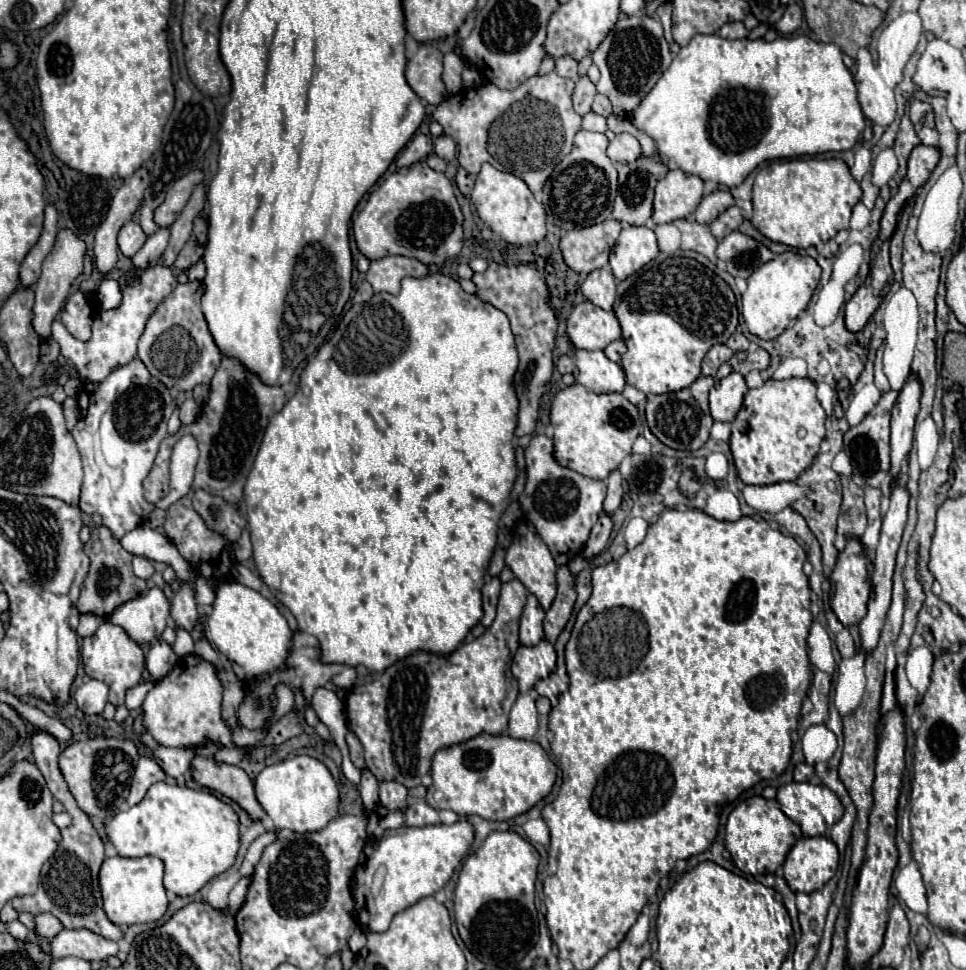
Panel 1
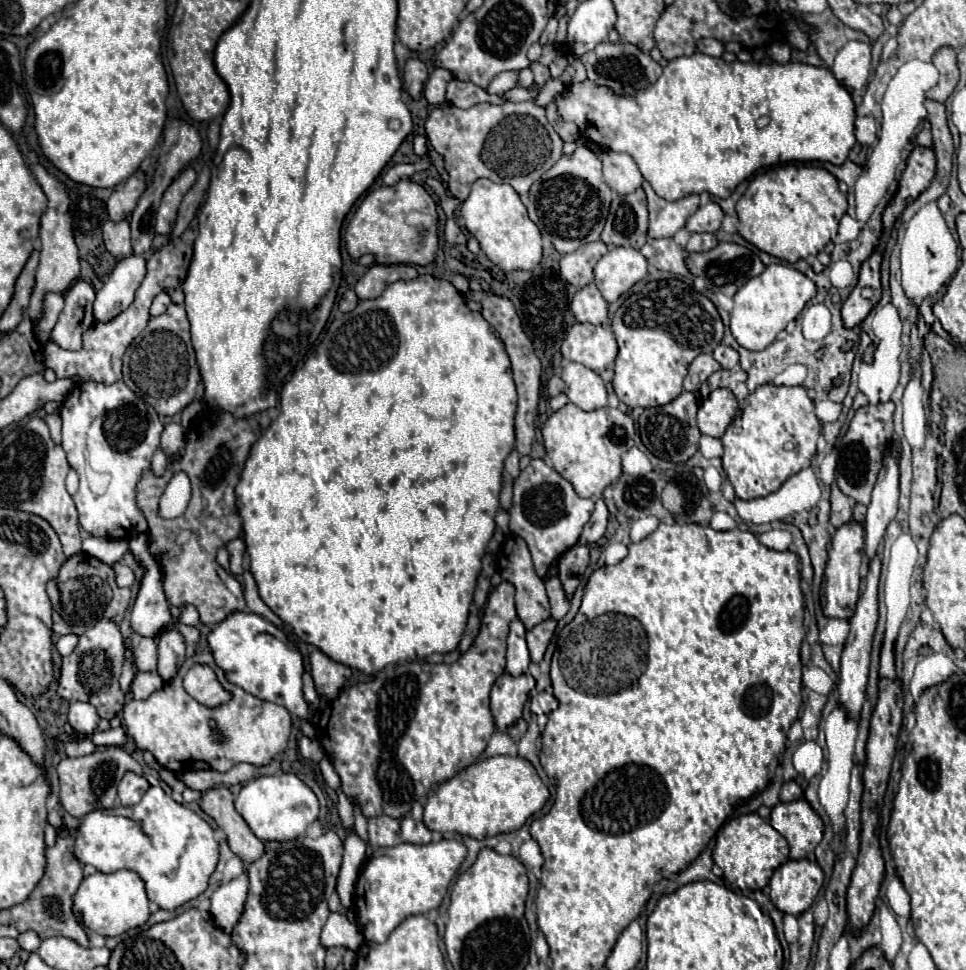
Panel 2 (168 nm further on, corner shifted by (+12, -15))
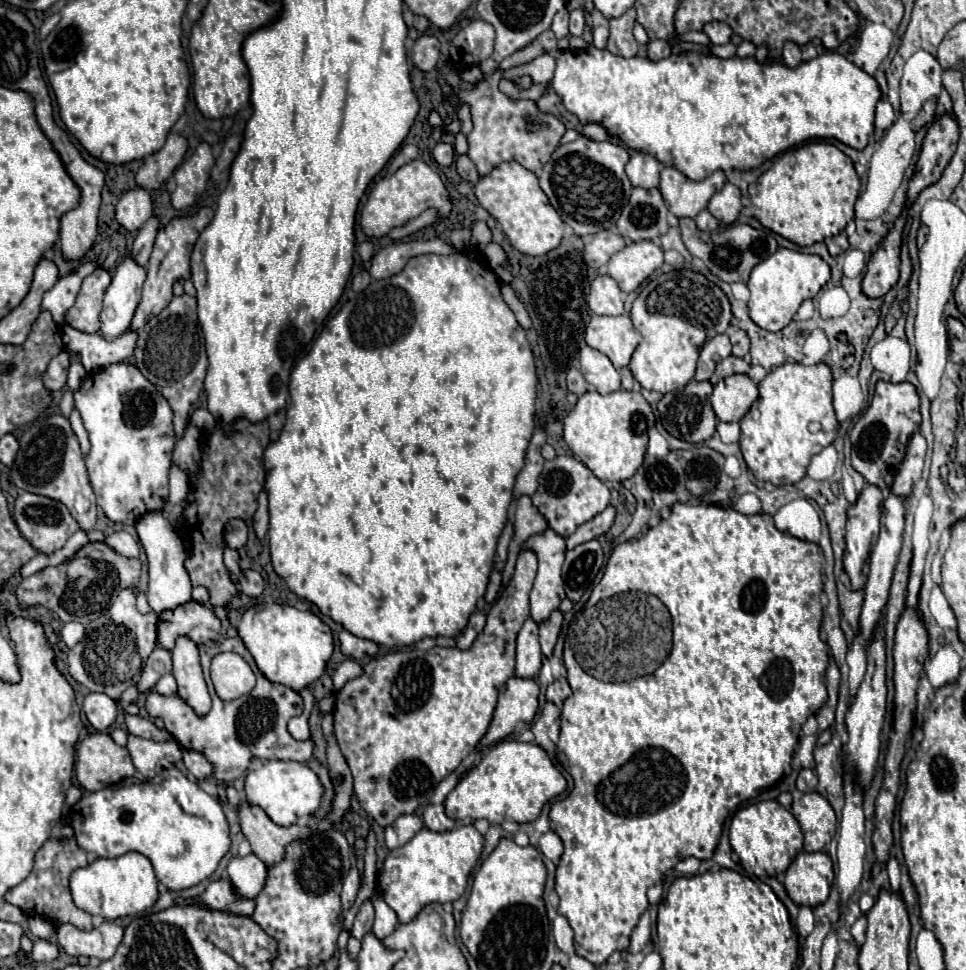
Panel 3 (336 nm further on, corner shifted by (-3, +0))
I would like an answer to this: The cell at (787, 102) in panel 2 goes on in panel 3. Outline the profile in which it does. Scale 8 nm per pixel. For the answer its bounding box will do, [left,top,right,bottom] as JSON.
[552,45,882,181]

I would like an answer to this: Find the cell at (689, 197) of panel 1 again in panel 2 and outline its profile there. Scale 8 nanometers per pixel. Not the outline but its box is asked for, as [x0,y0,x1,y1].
[643,182,699,238]

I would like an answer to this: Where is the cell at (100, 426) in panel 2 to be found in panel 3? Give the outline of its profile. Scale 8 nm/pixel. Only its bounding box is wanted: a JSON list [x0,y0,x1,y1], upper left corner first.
[74,363,176,523]

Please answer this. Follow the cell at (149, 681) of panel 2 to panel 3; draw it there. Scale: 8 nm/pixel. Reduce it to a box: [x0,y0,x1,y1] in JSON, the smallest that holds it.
[156,673,176,695]

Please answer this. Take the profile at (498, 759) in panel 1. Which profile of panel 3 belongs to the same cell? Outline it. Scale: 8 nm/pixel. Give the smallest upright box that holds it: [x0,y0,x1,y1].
[444,741,566,825]

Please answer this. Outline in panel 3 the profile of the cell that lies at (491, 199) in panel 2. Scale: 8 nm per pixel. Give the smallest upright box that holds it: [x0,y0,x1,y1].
[476,161,564,255]

